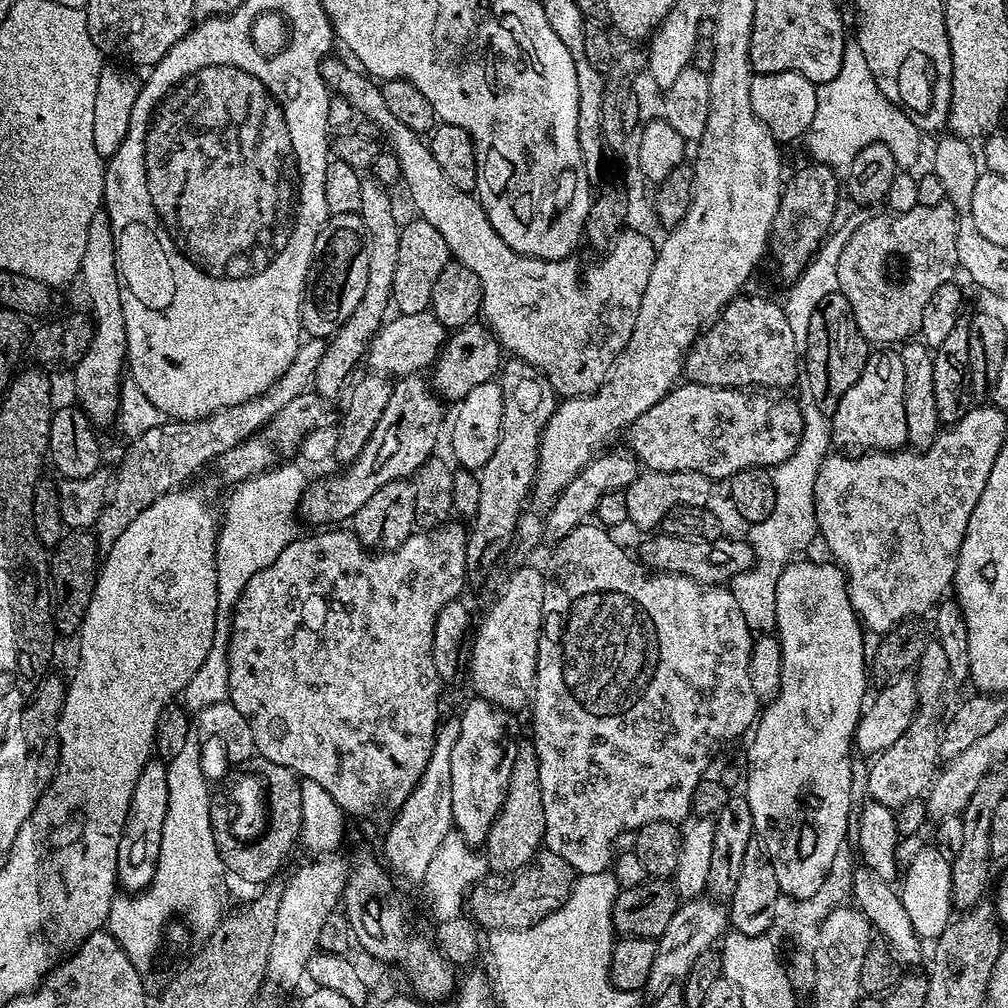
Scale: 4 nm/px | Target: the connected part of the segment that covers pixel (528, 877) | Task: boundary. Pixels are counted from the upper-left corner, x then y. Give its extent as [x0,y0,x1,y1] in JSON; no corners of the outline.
[466,850,574,932]

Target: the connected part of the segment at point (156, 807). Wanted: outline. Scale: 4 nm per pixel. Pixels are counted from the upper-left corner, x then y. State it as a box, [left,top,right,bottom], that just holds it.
[116,758,170,894]

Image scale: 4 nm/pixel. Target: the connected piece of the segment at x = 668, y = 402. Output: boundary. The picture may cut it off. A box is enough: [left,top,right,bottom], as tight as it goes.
[626,382,802,482]

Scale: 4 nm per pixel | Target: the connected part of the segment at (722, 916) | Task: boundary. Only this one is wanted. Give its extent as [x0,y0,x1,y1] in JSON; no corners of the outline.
[647,898,729,994]

